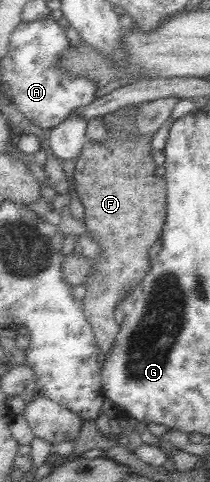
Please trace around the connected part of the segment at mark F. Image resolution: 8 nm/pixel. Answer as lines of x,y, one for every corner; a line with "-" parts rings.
166,96
142,103
136,112
138,142
123,142
113,134
108,135
104,144
89,141
73,169
77,197
85,208
88,236
102,250
102,256
93,260
94,272
85,282
87,292
81,305
93,328
98,352
105,356
115,343
120,328
114,318
114,308
149,271
148,252
164,226
167,191
165,180
154,174
156,165
150,156
151,141
181,100
178,96

